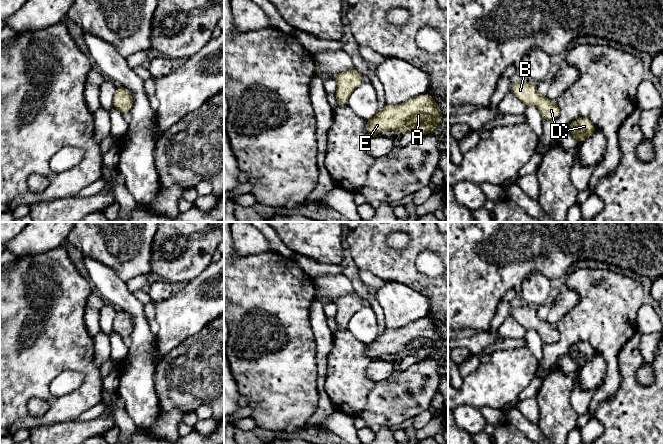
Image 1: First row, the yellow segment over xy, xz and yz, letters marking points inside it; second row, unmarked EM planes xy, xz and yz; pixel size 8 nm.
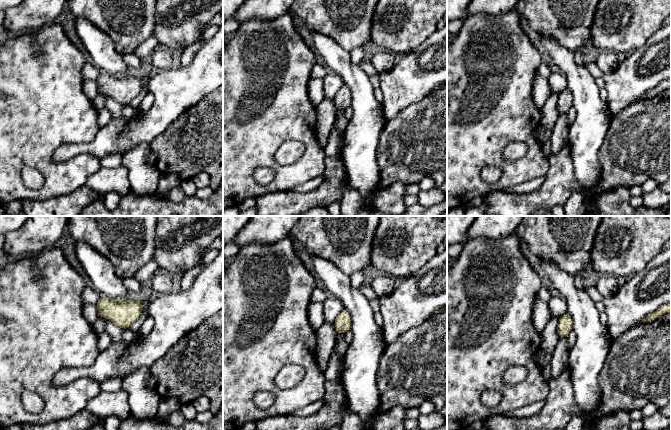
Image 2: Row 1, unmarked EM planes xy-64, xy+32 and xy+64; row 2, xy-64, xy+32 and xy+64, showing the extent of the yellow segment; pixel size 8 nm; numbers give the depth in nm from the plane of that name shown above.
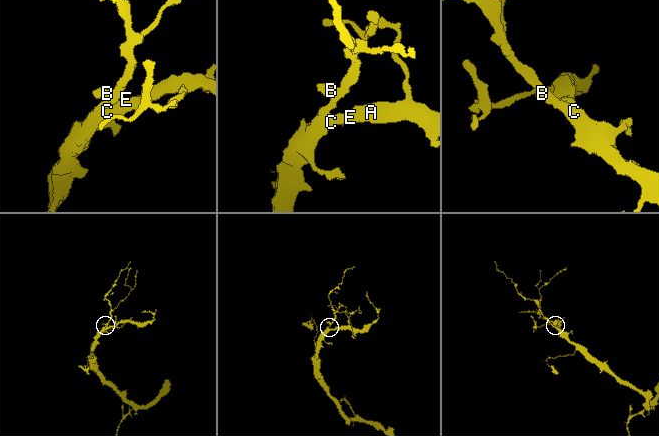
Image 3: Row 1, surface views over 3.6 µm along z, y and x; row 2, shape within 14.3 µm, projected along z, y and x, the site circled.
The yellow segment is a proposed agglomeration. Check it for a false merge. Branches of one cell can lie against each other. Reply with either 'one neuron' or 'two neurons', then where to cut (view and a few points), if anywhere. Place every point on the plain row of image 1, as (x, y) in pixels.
one neuron | no cut

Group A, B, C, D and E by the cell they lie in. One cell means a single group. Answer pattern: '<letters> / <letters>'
A B C D E

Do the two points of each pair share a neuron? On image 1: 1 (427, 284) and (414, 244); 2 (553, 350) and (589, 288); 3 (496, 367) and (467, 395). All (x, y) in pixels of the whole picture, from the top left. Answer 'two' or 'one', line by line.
1: one
2: one
3: one

